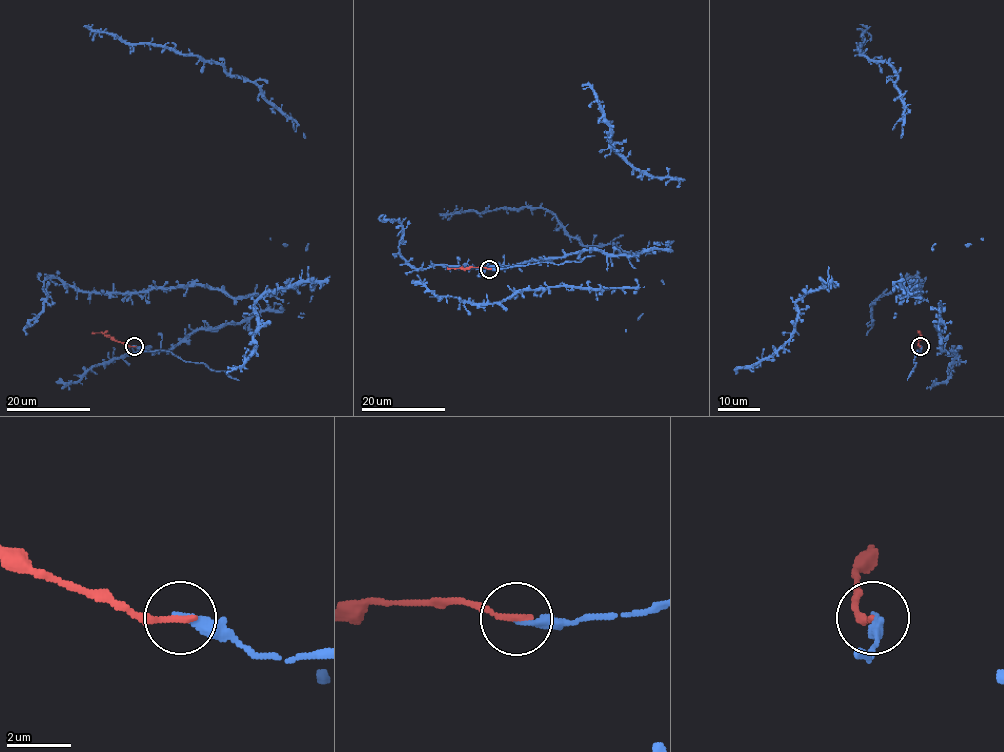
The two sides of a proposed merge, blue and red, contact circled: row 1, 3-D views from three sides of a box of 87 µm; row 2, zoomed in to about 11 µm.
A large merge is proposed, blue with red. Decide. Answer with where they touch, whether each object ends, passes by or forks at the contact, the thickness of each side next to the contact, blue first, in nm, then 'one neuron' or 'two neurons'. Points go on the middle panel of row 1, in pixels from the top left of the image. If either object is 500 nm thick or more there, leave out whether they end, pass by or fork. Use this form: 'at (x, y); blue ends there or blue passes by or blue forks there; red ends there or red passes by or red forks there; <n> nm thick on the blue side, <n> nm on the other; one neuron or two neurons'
at (489, 269); blue ends there; red ends there; 240 nm thick on the blue side, 220 nm on the other; one neuron

